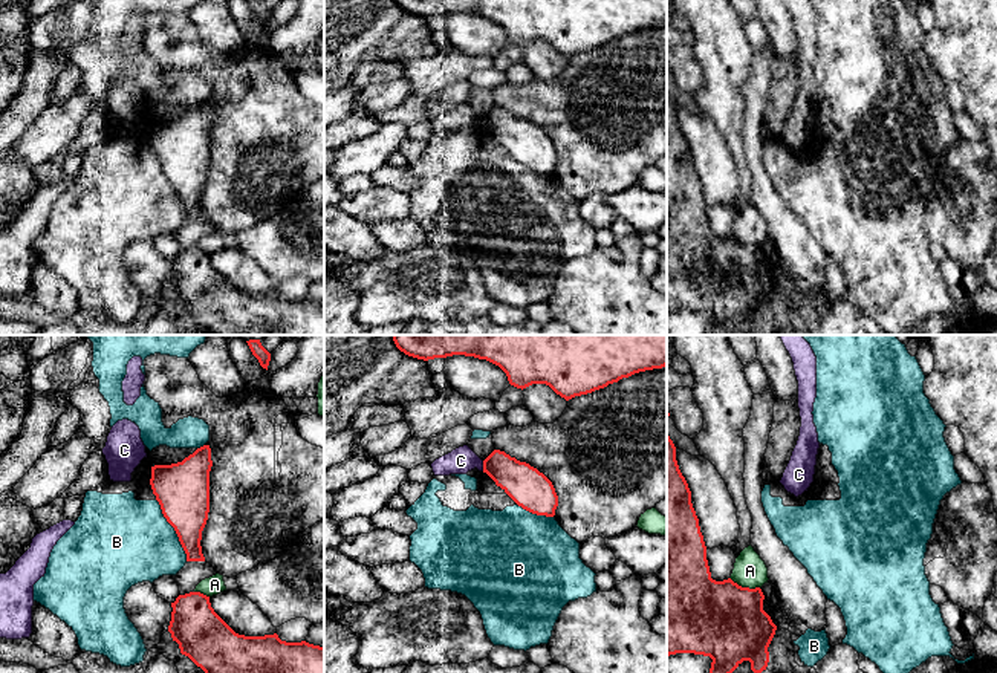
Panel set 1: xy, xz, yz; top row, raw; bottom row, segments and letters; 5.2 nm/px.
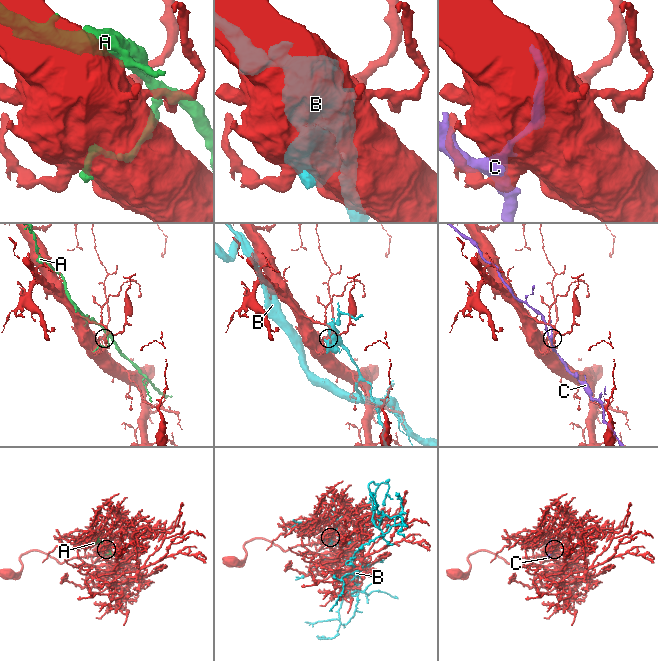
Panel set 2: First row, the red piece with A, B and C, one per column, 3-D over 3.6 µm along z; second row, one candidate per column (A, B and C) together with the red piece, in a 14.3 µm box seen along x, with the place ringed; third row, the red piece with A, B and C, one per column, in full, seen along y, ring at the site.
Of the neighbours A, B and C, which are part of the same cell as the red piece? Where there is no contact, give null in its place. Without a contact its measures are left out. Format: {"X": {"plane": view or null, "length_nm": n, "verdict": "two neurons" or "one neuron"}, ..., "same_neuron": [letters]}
{"A": {"plane": "yz", "length_nm": 170, "verdict": "two neurons"}, "B": {"plane": "xy", "length_nm": 360, "verdict": "two neurons"}, "C": {"plane": "xz", "length_nm": 60, "verdict": "two neurons"}, "same_neuron": []}

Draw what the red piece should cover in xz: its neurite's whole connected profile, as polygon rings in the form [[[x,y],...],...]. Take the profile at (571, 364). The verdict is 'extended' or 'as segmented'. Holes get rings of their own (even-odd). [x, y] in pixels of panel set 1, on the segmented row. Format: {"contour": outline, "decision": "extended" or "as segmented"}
{"contour": [[[393,335],[396,347],[417,359],[474,356],[498,366],[511,385],[546,384],[566,401],[635,373],[667,366],[667,335]]], "decision": "as segmented"}

